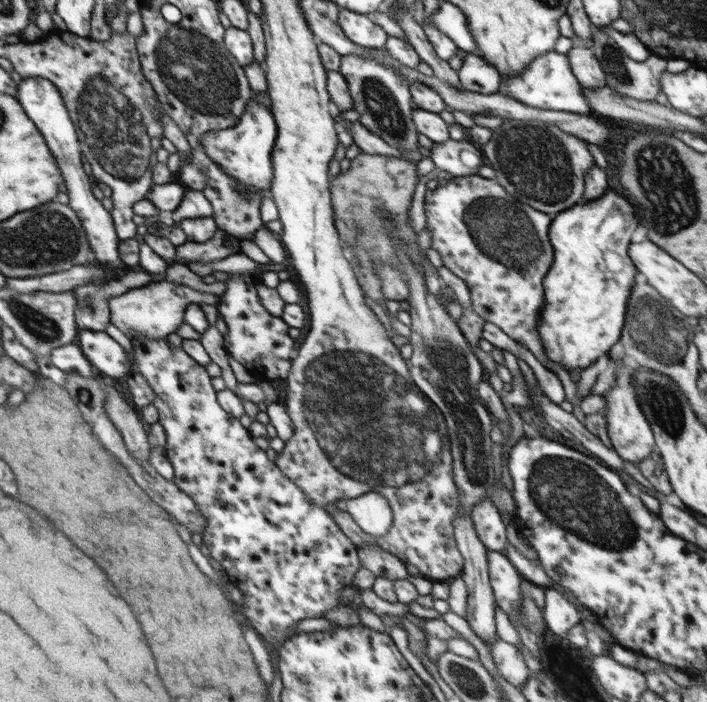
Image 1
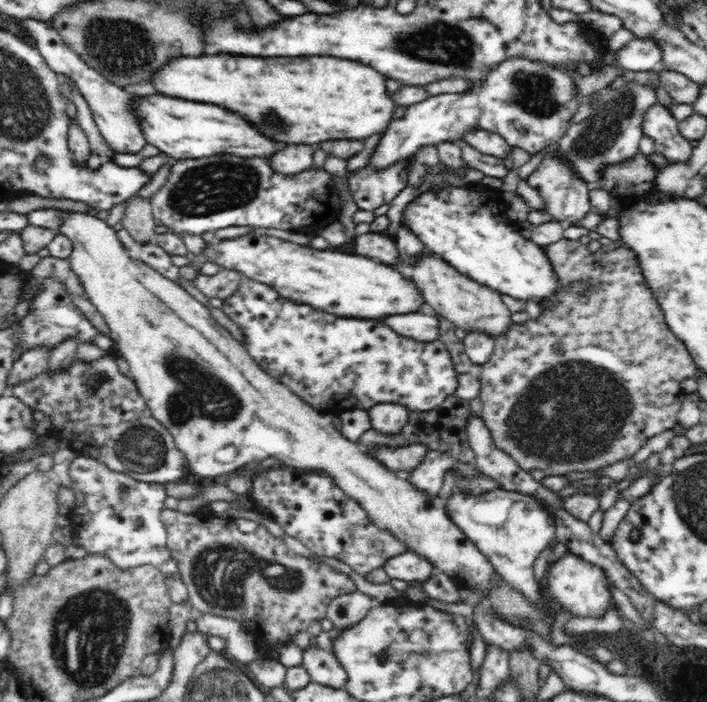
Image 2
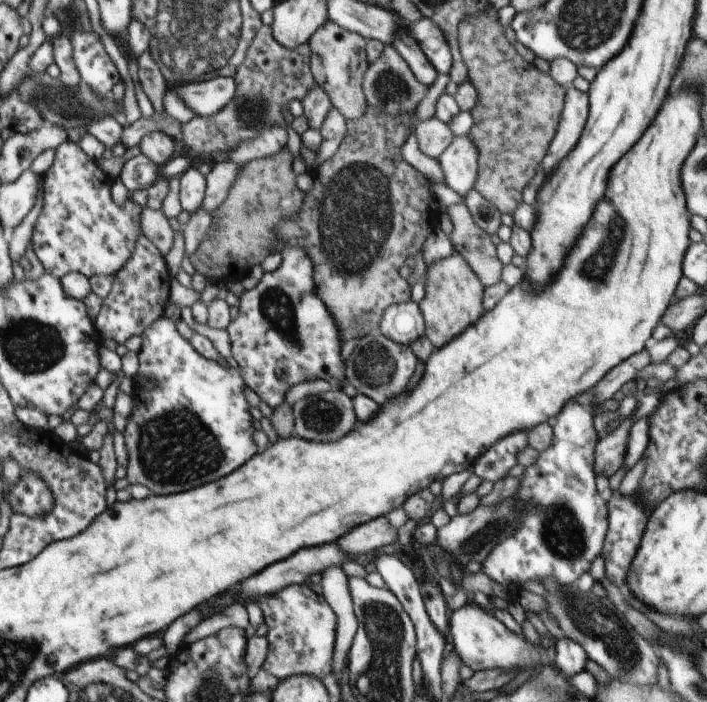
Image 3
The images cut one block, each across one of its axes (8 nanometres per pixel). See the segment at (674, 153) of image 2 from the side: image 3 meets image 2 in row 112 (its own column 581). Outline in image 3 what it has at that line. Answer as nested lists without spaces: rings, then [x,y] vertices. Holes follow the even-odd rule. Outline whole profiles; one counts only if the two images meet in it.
[[[565,637],[555,642],[552,663],[556,664],[556,668],[564,677],[583,672],[588,660],[588,656],[580,644]]]

